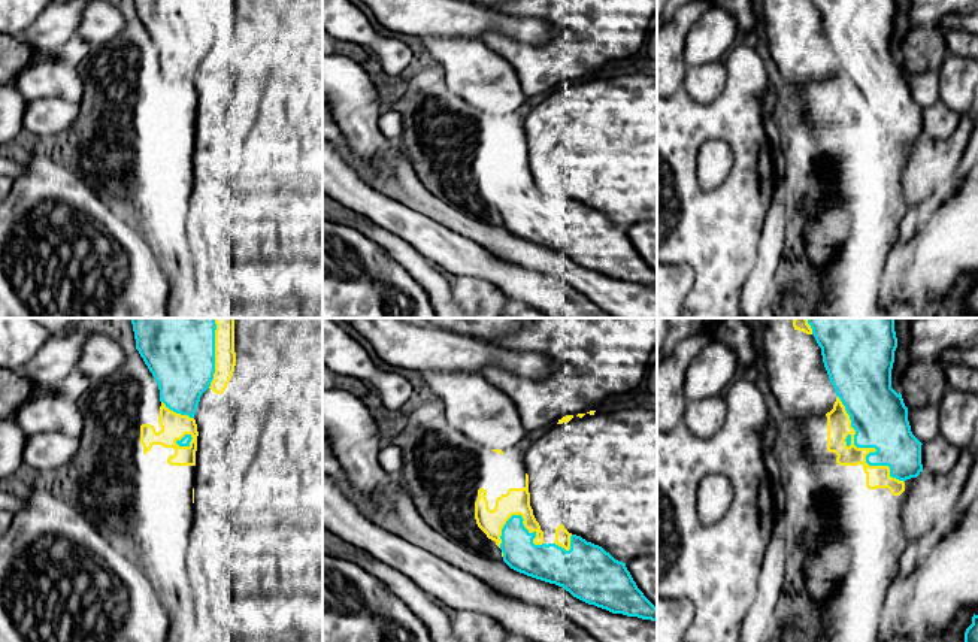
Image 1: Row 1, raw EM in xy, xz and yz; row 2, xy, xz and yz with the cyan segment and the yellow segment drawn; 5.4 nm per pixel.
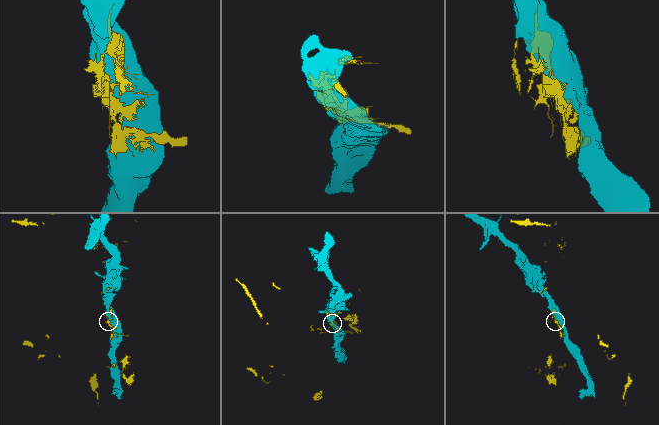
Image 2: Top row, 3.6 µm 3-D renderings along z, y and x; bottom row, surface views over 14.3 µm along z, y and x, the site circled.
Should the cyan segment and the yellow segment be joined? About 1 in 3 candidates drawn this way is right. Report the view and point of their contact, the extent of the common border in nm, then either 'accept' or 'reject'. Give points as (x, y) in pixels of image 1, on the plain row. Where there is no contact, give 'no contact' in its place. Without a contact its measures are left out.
meets cyan in yz at (871, 112); contact 600 nm long; reject

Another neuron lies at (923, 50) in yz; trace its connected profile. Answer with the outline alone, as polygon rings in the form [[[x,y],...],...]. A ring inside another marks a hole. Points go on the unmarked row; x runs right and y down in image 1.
[[[912,25],[900,42],[900,60],[908,75],[939,73],[945,55],[945,33],[939,25]]]

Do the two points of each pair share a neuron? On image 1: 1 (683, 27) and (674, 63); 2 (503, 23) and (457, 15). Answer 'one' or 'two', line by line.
1: one
2: one

